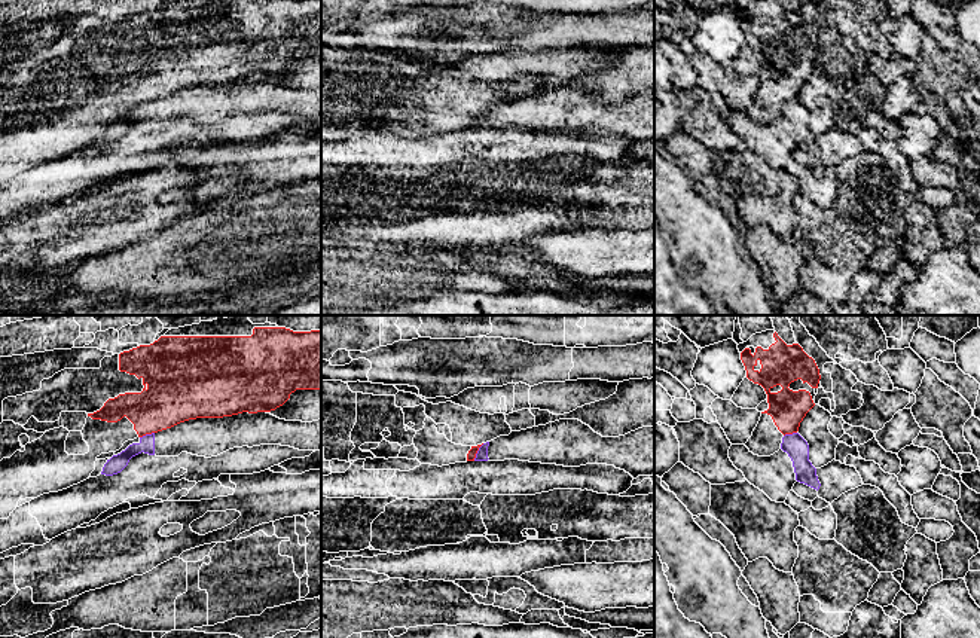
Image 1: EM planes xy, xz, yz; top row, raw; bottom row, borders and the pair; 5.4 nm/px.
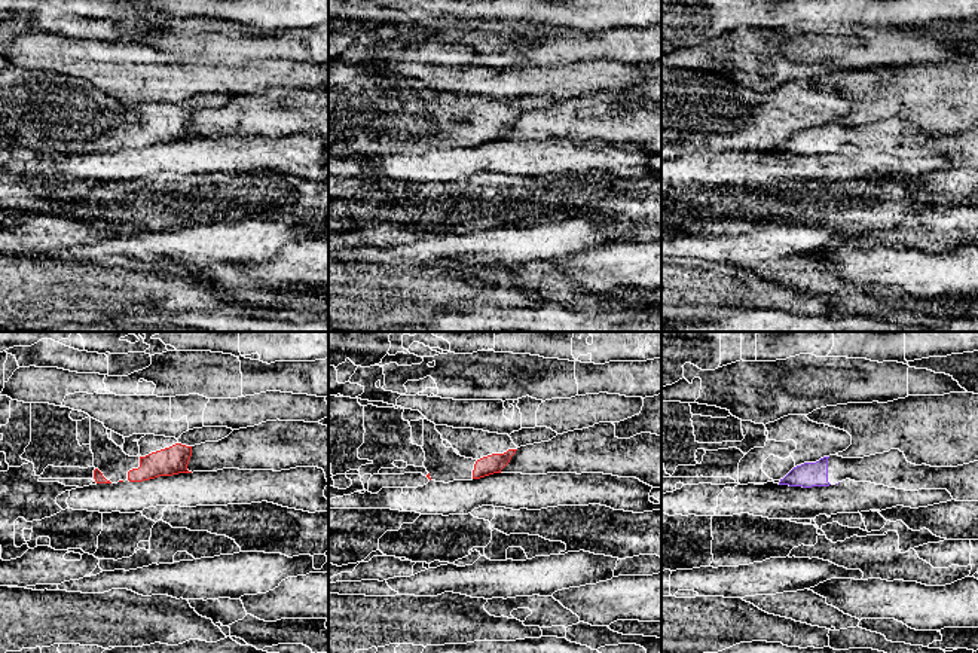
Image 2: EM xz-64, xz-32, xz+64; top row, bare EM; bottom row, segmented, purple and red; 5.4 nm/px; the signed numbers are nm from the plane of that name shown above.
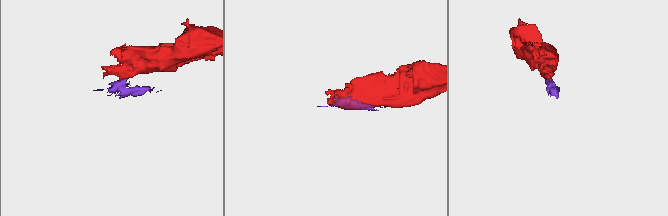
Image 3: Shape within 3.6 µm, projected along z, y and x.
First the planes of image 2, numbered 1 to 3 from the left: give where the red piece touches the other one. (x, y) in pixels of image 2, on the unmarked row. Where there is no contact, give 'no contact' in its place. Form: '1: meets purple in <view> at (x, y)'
1: no contact
2: no contact
3: no contact

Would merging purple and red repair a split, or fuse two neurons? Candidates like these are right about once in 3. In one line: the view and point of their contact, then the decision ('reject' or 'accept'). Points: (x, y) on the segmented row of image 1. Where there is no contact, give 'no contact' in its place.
meets purple in xz at (478, 452); reject

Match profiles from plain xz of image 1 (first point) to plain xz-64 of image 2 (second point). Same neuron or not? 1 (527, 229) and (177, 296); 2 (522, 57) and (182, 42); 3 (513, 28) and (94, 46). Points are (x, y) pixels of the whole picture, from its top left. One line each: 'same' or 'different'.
1: different
2: different
3: different

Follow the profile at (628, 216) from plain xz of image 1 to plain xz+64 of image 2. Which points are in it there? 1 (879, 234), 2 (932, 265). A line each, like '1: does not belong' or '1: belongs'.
1: belongs
2: does not belong

